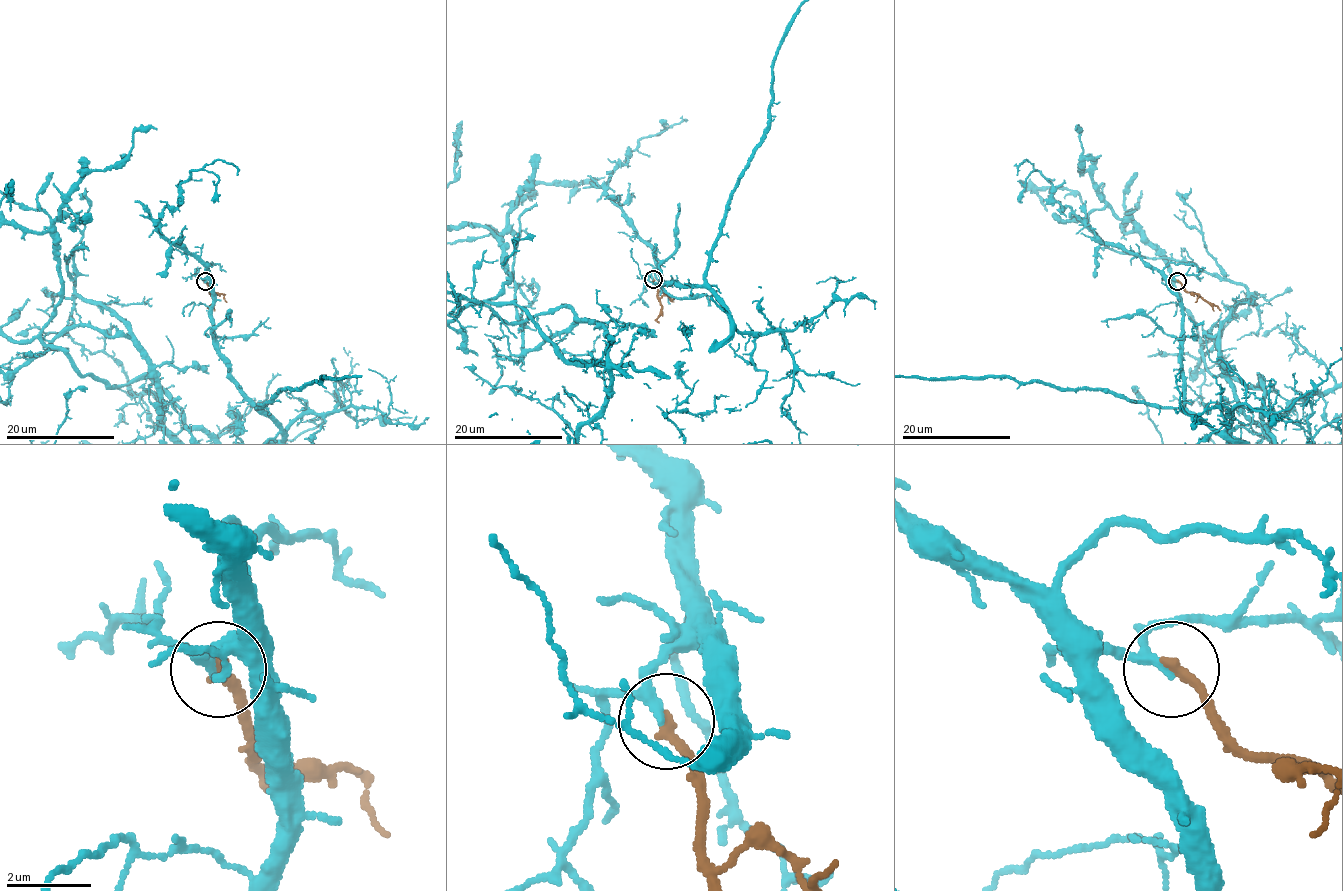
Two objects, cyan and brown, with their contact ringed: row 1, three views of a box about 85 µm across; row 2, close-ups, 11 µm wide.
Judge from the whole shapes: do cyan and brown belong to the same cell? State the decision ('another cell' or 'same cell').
same cell

